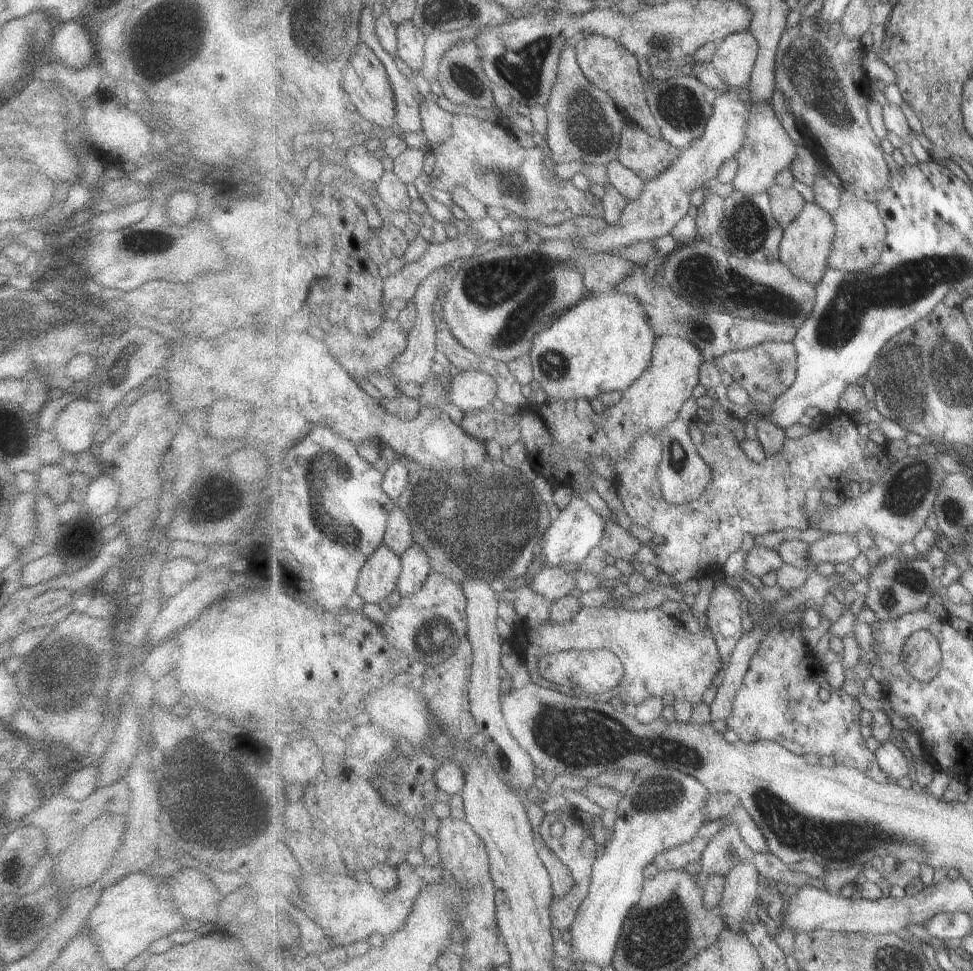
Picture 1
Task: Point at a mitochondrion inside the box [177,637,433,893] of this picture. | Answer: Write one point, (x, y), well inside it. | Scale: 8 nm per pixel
(390, 773)

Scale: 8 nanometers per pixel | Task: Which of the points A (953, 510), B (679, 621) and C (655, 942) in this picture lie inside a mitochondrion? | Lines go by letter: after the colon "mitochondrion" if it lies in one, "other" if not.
A: mitochondrion
B: other
C: mitochondrion

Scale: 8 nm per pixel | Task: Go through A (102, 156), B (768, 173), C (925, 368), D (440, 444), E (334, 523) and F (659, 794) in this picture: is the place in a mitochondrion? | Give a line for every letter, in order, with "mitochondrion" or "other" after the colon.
A: other
B: other
C: mitochondrion
D: other
E: mitochondrion
F: mitochondrion

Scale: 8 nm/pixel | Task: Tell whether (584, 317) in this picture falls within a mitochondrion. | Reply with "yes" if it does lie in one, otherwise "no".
no

